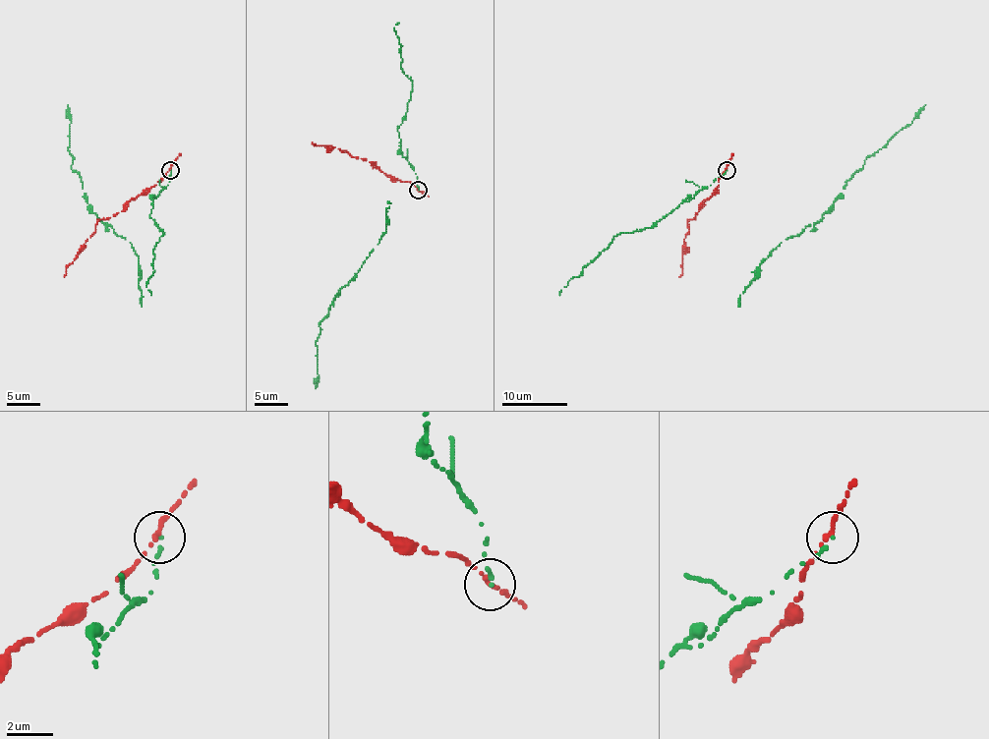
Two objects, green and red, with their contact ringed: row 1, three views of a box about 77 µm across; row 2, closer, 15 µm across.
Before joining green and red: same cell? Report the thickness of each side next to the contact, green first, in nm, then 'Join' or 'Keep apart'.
Thickness 170 nm (green) against 190 nm. Keep apart

